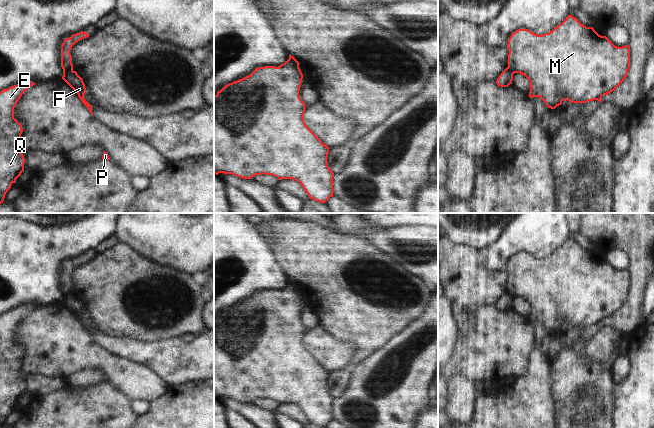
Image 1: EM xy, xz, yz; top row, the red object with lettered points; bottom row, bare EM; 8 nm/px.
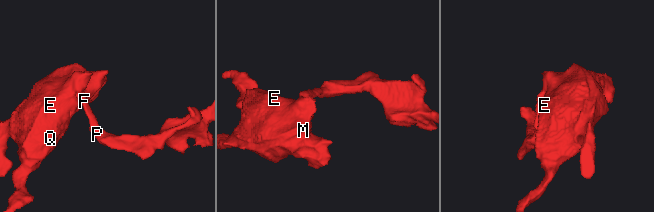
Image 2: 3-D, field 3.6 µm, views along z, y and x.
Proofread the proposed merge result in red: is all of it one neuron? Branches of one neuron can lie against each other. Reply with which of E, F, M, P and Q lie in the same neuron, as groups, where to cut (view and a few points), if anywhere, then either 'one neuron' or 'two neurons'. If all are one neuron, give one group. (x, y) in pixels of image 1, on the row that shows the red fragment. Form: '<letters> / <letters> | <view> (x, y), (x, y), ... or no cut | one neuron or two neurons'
E M Q / F P | xy (72, 70), (63, 72) | two neurons

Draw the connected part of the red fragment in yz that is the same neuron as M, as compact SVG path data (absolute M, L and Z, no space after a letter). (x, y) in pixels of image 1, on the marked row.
M568 15L549 33L537 35L528 29L518 29L511 34L507 49L508 69L520 73L530 81L529 97L540 97L548 108L555 109L564 100L586 103L597 100L614 91L626 78L630 68L630 46L615 46L606 36L599 35L593 27L586 27L577 18Z

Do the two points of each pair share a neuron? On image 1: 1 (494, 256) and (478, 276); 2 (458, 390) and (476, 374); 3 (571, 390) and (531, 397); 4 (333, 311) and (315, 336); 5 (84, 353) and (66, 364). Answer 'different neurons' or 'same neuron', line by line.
1: different neurons
2: different neurons
3: different neurons
4: different neurons
5: same neuron

